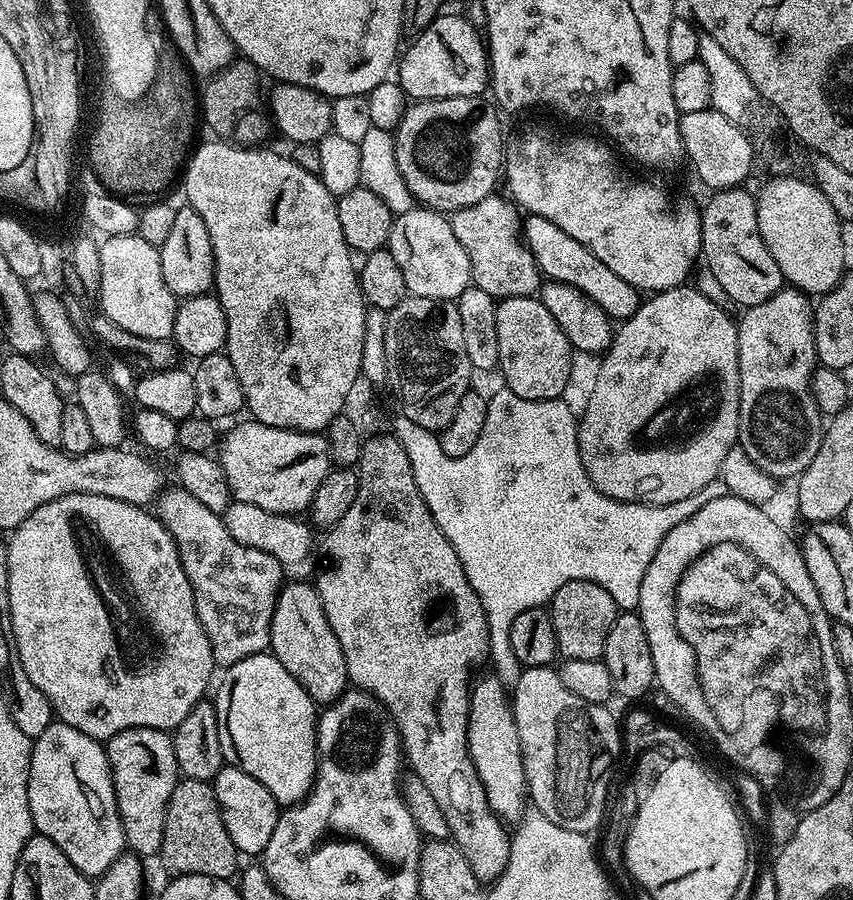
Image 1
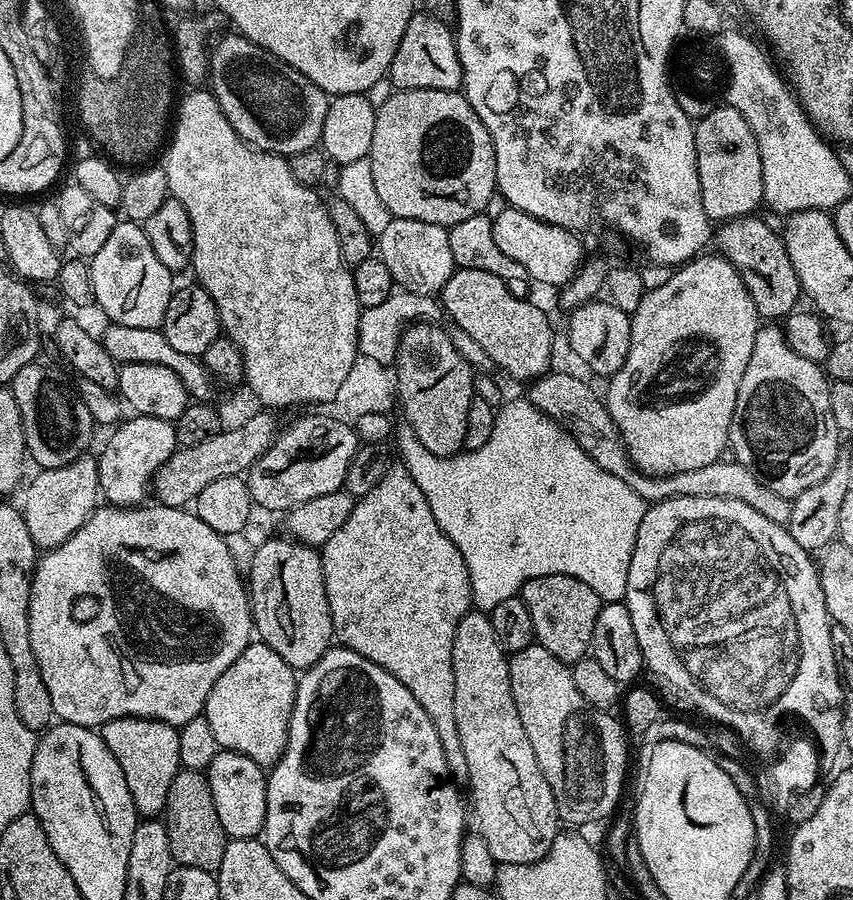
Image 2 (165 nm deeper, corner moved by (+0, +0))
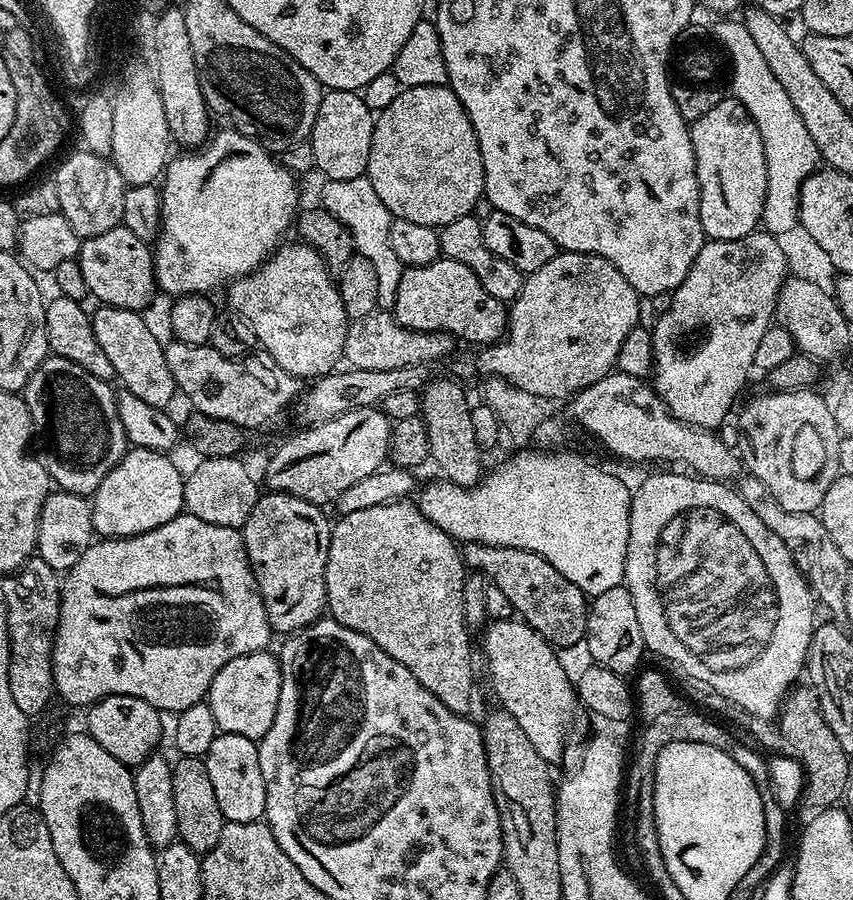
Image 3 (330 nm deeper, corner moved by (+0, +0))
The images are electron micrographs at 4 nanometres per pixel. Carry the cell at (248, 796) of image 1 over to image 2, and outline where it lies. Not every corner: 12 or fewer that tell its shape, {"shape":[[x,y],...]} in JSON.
{"shape":[[221,750],[206,770],[214,810],[233,840],[266,822],[265,769]]}

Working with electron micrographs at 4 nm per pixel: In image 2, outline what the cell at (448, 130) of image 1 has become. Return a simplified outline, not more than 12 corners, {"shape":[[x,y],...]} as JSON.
{"shape":[[401,88],[367,160],[394,218],[451,226],[497,195],[460,90]]}

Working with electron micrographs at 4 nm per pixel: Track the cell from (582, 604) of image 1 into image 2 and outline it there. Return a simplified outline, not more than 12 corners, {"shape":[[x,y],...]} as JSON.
{"shape":[[572,575],[528,580],[537,643],[569,666],[589,655],[602,601]]}

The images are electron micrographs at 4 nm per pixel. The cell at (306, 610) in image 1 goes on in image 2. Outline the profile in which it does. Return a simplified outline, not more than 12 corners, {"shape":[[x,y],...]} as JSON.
{"shape":[[262,543],[248,589],[257,637],[293,671],[334,633],[317,549]]}

